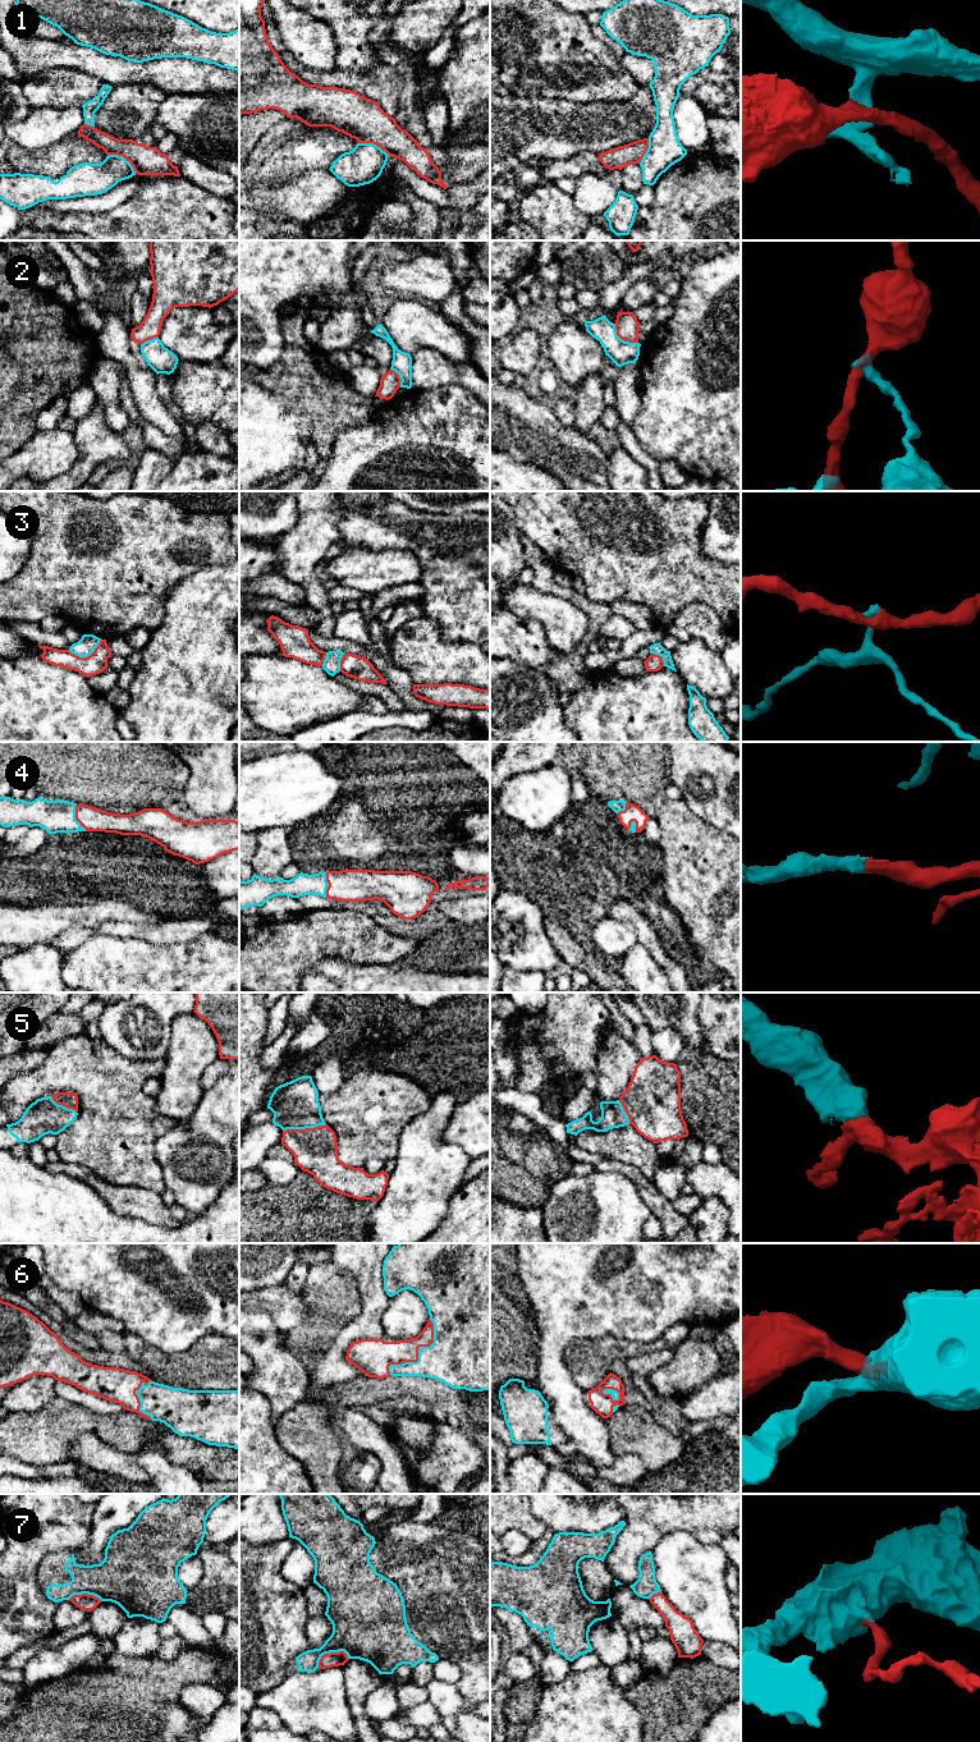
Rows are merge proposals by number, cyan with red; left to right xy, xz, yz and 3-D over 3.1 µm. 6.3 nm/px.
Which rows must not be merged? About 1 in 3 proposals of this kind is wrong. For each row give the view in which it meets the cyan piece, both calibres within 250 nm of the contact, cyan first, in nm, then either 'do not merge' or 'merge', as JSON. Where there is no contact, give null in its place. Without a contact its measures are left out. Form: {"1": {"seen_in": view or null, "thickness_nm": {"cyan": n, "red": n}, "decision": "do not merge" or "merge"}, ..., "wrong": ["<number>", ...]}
{"1": {"seen_in": "xy", "thickness_nm": {"cyan": 200, "red": 180}, "decision": "do not merge"}, "2": {"seen_in": "yz", "thickness_nm": {"cyan": 150, "red": 150}, "decision": "do not merge"}, "3": {"seen_in": "xy", "thickness_nm": {"cyan": 110, "red": 140}, "decision": "do not merge"}, "4": {"seen_in": "xy", "thickness_nm": {"cyan": 200, "red": 150}, "decision": "merge"}, "5": {"seen_in": "xz", "thickness_nm": {"cyan": 300, "red": 280}, "decision": "merge"}, "6": {"seen_in": "xz", "thickness_nm": {"cyan": 380, "red": 190}, "decision": "merge"}, "7": {"seen_in": "xz", "thickness_nm": {"cyan": 360, "red": 100}, "decision": "do not merge"}, "wrong": ["1", "2", "3", "7"]}

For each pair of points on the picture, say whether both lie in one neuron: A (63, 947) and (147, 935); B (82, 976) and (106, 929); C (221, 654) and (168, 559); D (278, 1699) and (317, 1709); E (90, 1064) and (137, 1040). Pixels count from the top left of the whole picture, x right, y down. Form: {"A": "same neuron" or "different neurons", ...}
{"A": "same neuron", "B": "different neurons", "C": "different neurons", "D": "same neuron", "E": "different neurons"}

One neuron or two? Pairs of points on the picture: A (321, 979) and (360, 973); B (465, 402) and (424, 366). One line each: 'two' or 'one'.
A: one
B: two

